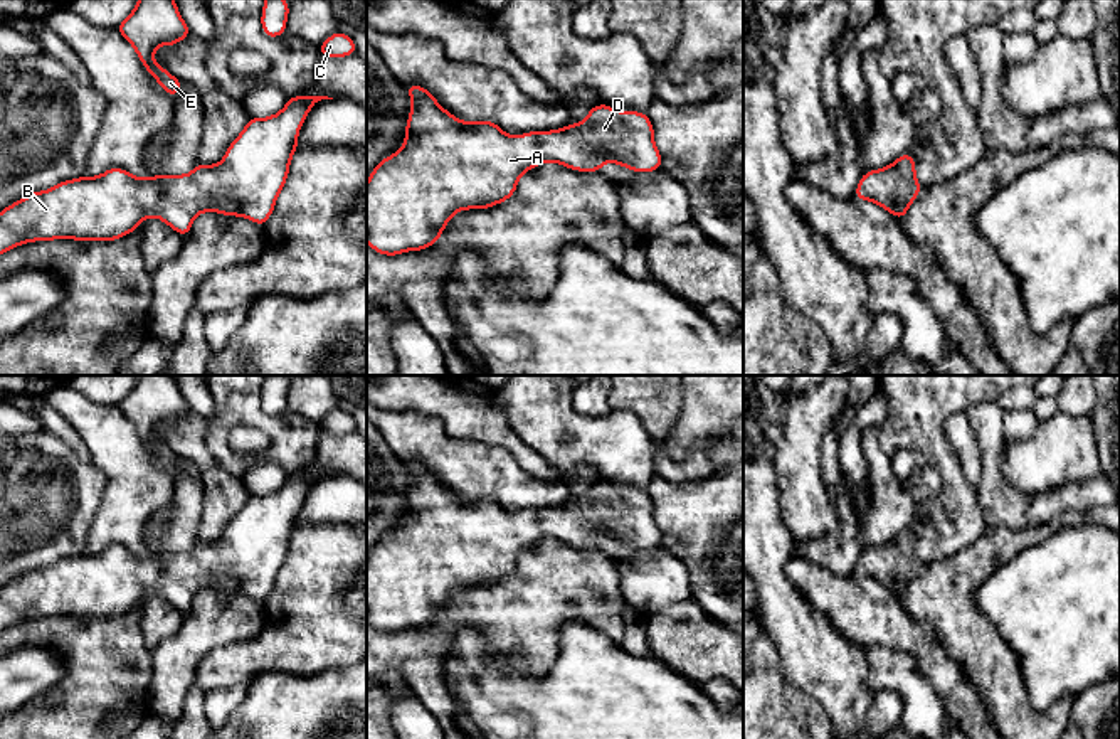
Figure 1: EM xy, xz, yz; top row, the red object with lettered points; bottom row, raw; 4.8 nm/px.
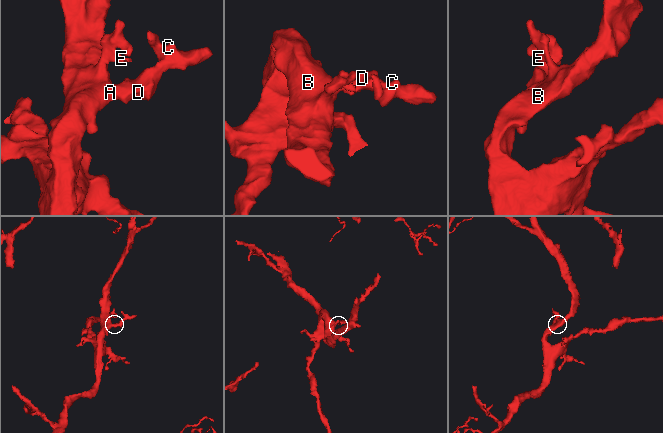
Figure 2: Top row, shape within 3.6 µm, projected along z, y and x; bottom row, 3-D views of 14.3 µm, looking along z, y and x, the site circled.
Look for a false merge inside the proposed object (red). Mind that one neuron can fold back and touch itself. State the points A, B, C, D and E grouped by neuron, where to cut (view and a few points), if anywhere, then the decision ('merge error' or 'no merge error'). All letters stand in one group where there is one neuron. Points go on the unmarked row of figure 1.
A B C D E; no cut; no merge error

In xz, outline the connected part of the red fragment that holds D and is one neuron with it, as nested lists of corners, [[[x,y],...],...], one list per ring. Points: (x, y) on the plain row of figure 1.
[[[410,461],[412,486],[404,524],[383,535],[367,561],[367,619],[387,633],[420,628],[436,621],[457,587],[489,586],[510,576],[518,556],[543,539],[578,549],[599,549],[607,539],[637,549],[661,545],[654,507],[646,490],[594,483],[584,500],[553,508],[506,512],[494,498],[468,500],[447,490],[422,463]]]

